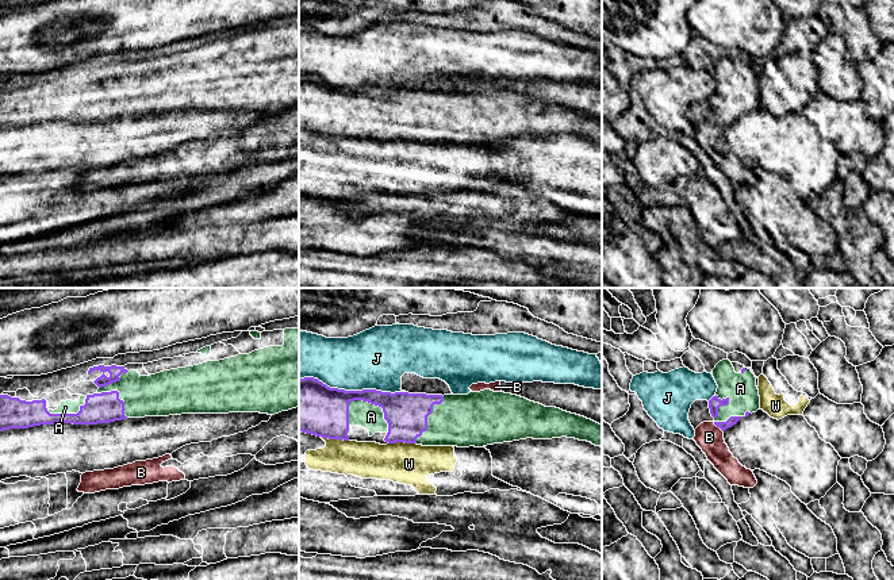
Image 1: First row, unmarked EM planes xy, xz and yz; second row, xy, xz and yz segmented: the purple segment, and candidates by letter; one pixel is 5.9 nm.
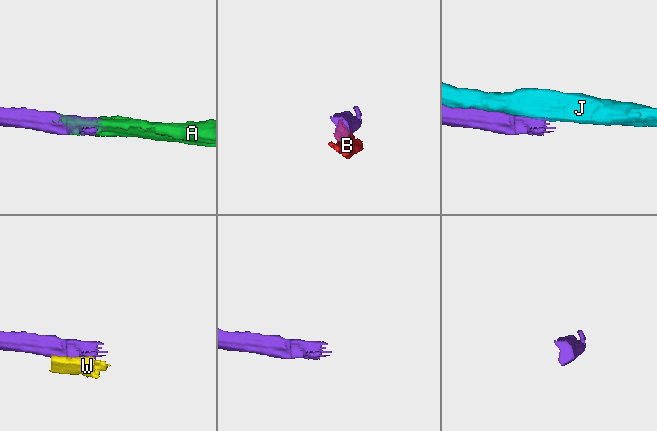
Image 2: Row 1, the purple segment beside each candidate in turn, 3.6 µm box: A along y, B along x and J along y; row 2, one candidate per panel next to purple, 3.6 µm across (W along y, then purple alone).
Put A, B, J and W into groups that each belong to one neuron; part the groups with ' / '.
A / B / J / W

